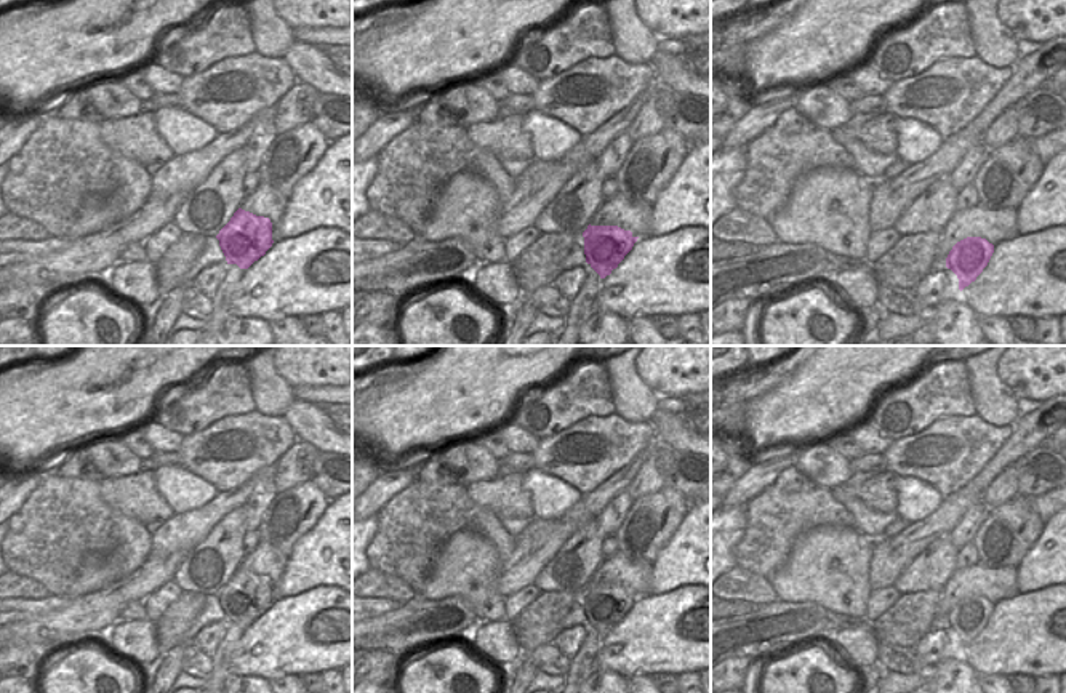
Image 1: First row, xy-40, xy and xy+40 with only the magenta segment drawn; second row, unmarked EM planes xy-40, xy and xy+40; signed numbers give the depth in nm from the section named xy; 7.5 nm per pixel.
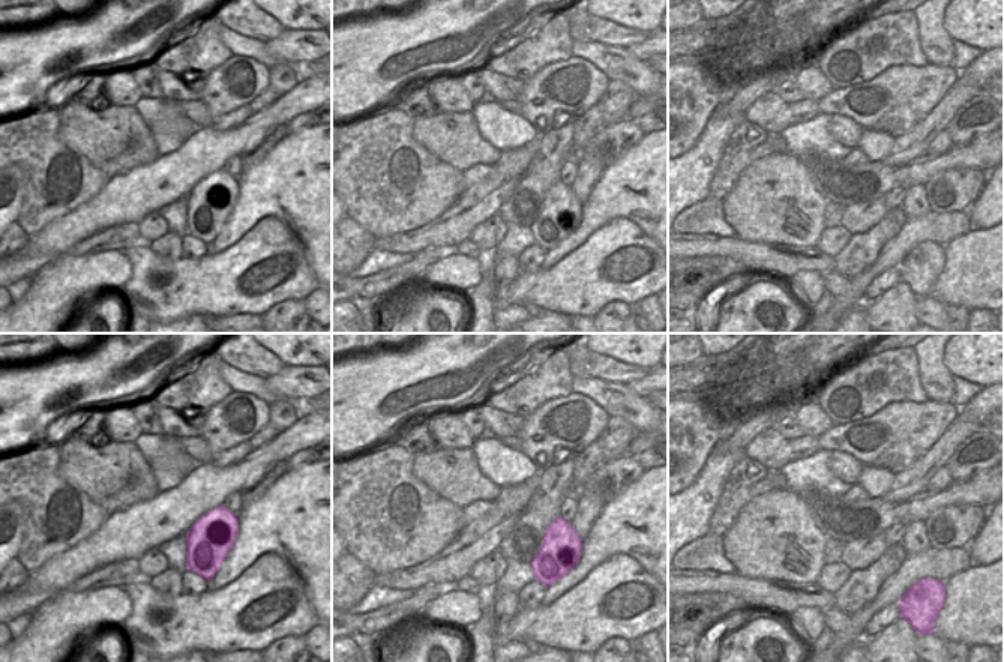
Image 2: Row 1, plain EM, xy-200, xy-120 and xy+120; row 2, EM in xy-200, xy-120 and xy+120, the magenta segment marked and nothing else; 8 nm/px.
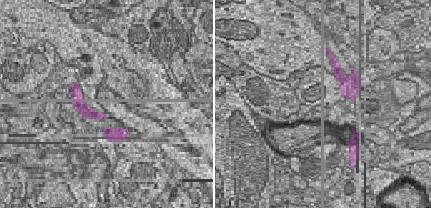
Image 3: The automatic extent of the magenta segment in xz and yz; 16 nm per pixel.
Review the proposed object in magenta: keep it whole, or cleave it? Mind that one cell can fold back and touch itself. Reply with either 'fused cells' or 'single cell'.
fused cells

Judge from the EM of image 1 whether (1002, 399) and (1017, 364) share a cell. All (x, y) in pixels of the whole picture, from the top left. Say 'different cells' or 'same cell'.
different cells

